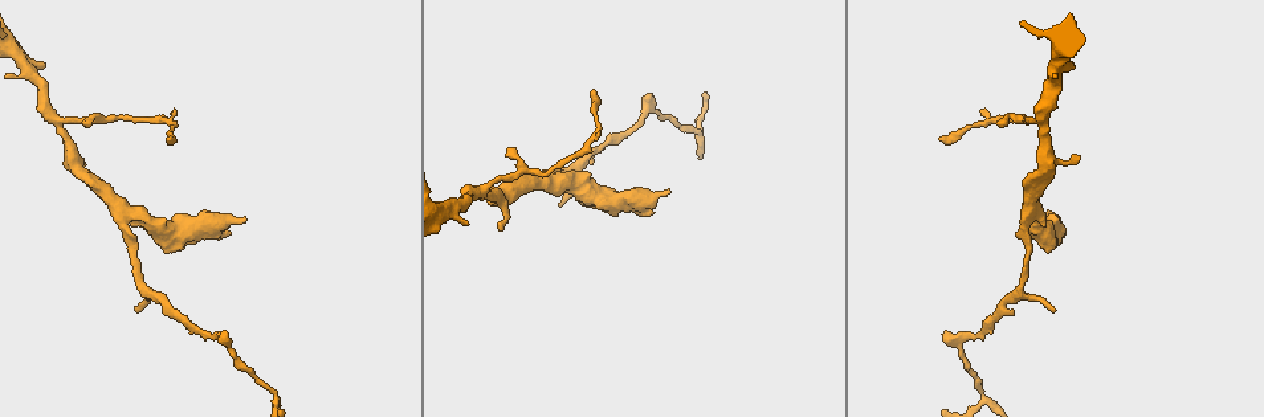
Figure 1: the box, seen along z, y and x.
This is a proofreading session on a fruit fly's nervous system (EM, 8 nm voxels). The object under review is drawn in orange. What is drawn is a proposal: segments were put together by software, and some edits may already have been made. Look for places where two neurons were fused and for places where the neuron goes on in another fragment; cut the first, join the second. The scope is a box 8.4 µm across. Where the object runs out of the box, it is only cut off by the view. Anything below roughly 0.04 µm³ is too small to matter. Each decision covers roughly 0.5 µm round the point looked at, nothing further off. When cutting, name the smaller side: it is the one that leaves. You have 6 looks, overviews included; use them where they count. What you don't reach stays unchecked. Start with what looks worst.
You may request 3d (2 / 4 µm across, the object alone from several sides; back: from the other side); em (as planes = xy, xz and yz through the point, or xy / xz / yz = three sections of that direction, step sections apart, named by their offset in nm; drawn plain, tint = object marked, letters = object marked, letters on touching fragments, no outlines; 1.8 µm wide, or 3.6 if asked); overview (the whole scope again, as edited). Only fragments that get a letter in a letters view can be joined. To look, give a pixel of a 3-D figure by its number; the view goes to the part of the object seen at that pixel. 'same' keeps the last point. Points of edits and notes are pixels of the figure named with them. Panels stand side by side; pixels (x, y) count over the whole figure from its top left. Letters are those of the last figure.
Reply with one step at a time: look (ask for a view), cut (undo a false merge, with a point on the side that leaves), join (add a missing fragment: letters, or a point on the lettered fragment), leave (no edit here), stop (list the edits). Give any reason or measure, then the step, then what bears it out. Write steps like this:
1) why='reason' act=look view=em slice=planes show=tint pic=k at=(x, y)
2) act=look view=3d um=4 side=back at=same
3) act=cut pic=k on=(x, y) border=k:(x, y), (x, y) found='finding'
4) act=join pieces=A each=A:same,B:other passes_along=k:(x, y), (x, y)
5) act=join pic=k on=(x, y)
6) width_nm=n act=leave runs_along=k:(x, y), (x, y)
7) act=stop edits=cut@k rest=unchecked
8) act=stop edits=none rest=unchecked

why='stops while still wide' act=look view=em slice=xz step=8 show=tint pic=1 at=(247, 219)

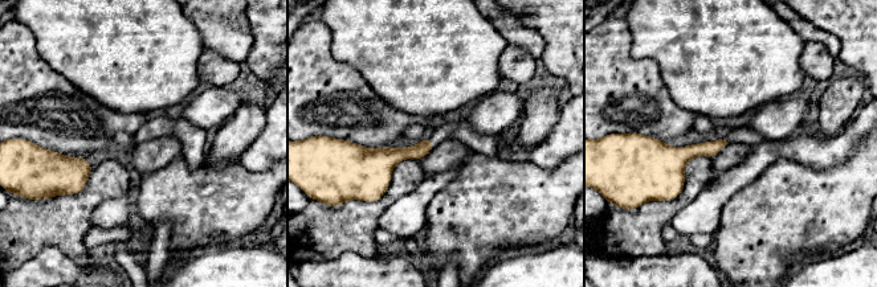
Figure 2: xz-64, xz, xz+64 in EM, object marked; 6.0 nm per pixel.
act=look view=em slice=xy step=8 show=letters at=same

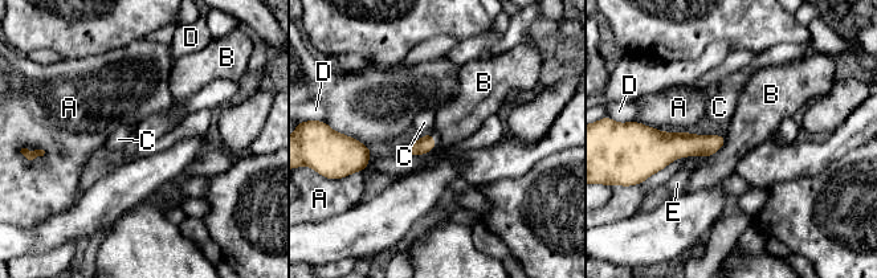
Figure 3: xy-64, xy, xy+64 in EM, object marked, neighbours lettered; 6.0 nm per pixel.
act=leave each=A:other,B:other,C:other,D:other,E:other found='no lettered fragment goes on from it'

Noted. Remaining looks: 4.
why='free end' act=look view=3d um=2 pic=1 at=(44, 66)

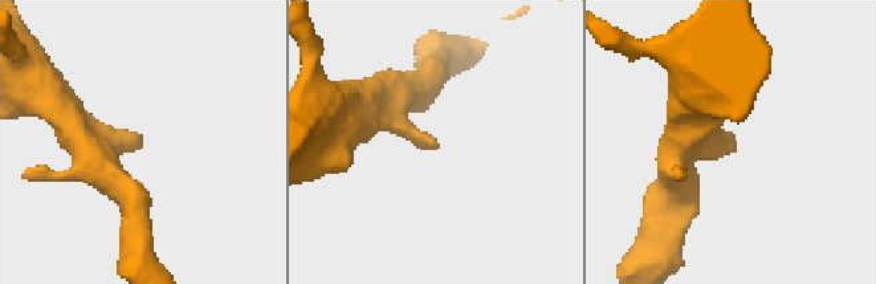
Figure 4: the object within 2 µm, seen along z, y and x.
why='need the tissue' act=look view=em slice=planes show=letters pic=4 at=(736, 142)

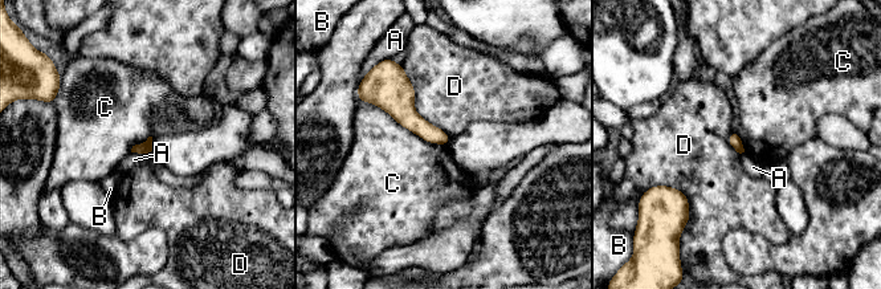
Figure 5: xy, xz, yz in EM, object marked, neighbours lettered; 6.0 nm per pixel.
act=leave each=A:other,B:other,C:other,D:other border=5:(362, 101), (447, 146) found='no lettered fragment goes on from it'

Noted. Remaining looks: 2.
why='an open end' act=look view=em slice=planes show=letters pic=1 at=(1079, 158)

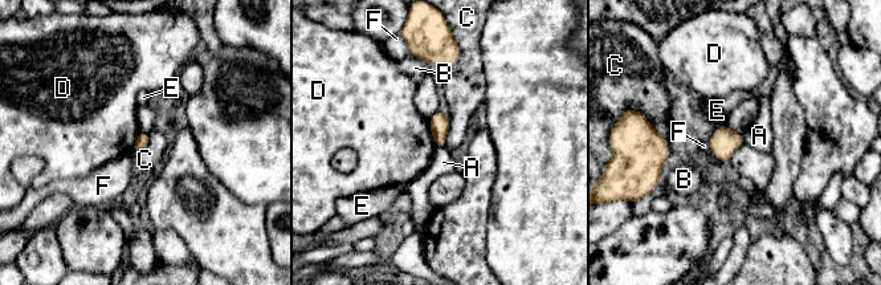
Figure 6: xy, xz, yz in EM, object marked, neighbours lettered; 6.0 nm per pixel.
act=leave each=A:other,B:other,C:other,D:other,E:other,F:other border=6:(448, 112), (449, 129), (444, 146) found='no lettered fragment goes on from it'

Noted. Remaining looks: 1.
act=stop edits=none rest=unchecked

